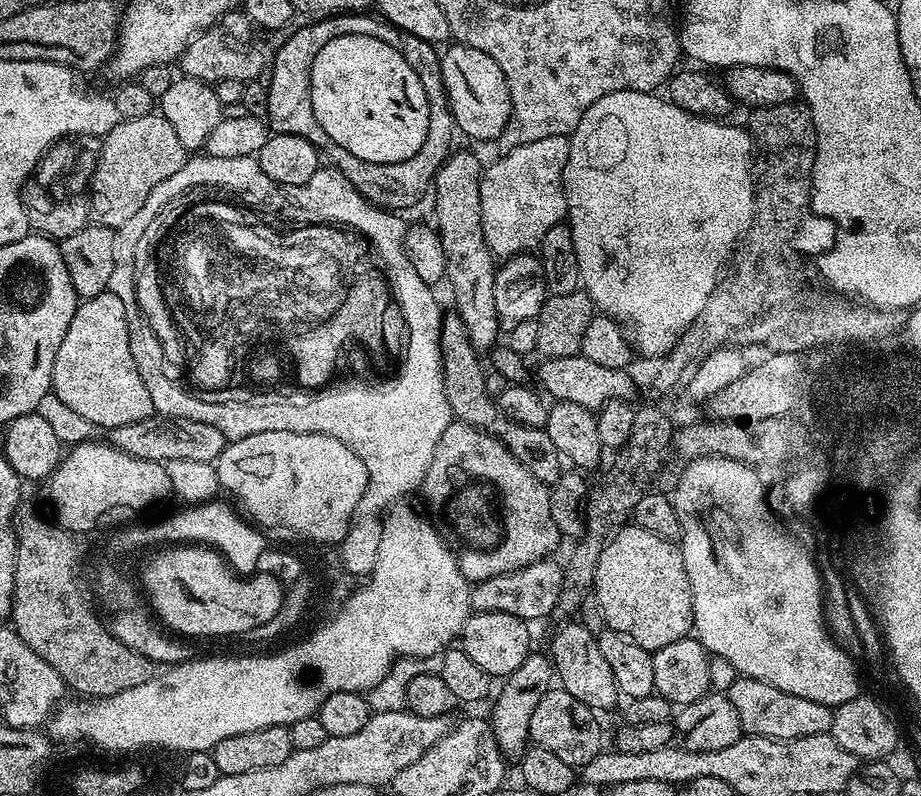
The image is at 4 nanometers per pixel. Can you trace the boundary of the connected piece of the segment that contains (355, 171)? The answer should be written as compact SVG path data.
M430 110L429 125L426 128L426 139L422 142L422 149L418 150L412 158L396 163L366 162L334 142L323 128L312 132L316 138L311 138L309 142L327 161L330 160L329 165L343 174L343 178L354 186L364 200L385 210L406 210L431 189L437 170L444 164L453 149L452 138L454 134L456 135L456 127L455 120L450 114L437 114Z

